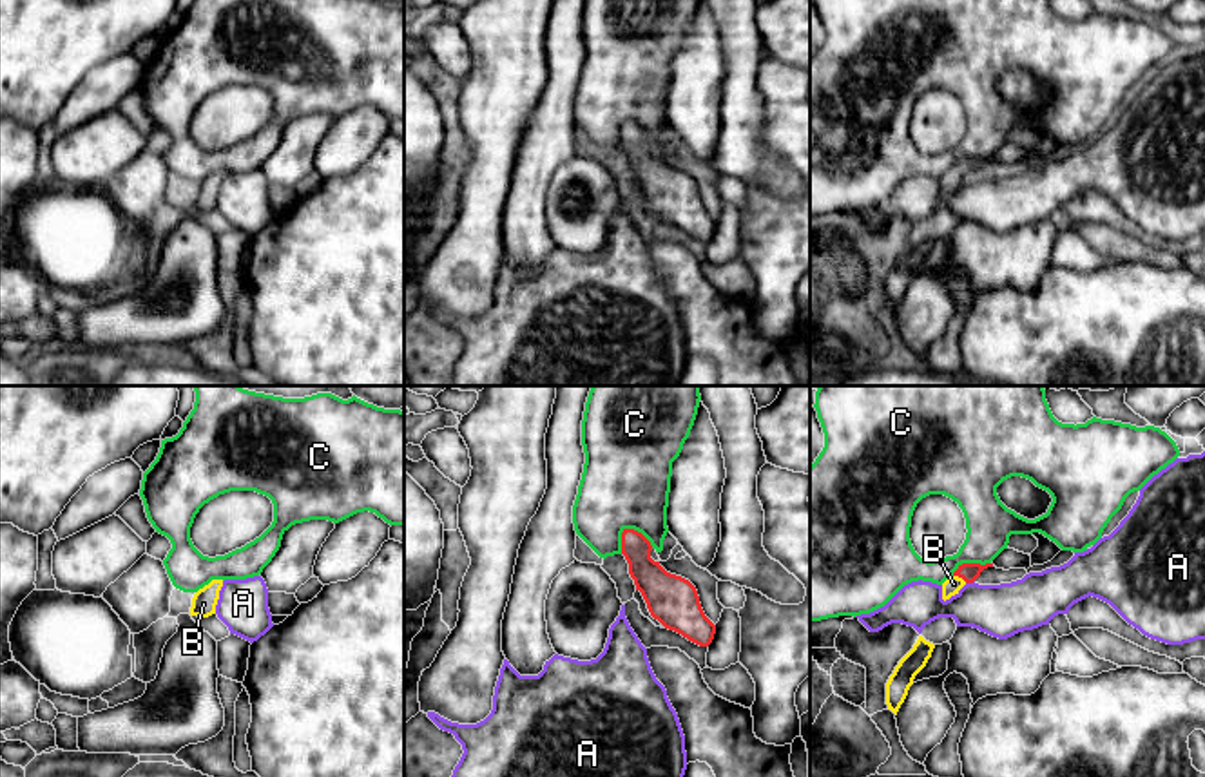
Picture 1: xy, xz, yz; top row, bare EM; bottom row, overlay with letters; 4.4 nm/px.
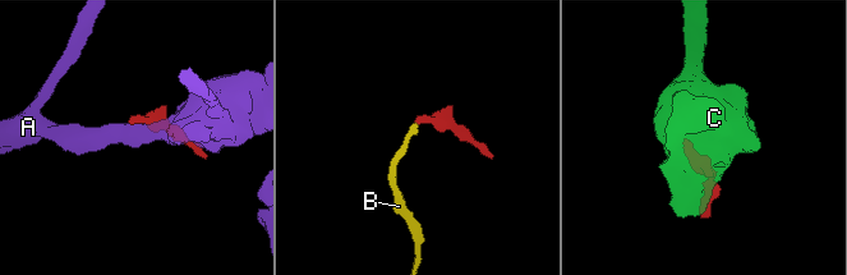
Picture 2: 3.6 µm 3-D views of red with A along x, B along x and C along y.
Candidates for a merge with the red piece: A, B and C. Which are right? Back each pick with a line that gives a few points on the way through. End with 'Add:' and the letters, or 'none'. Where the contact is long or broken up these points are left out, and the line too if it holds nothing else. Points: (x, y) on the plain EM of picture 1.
B: across yz (966, 165), (961, 171), (954, 178)
Add: B

